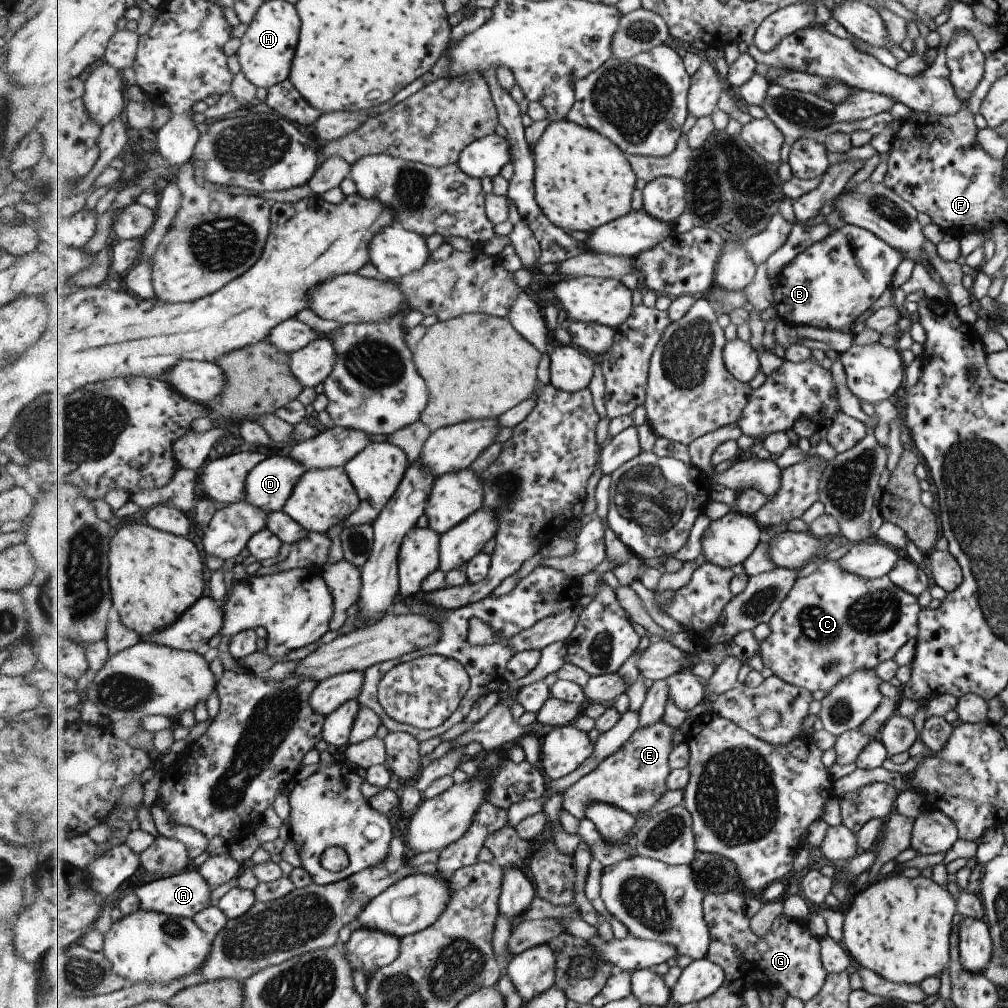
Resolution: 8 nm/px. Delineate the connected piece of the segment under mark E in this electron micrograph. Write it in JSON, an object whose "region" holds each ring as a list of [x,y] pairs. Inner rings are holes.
{"region":[[[662,720],[646,727],[640,726],[614,755],[568,788],[563,794],[565,810],[580,821],[587,818],[585,805],[591,802],[610,804],[636,817],[651,811],[670,790],[667,784],[672,771],[670,756],[676,747],[673,734],[675,728]]]}

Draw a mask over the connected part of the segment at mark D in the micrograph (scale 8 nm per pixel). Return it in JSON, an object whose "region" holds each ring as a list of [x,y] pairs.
{"region":[[[289,454],[271,455],[251,471],[246,486],[248,495],[243,502],[254,504],[268,513],[281,511],[309,470],[311,468]]]}

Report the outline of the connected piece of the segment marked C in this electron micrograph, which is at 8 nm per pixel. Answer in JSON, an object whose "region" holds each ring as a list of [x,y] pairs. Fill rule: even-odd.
{"region":[[[826,560],[826,562],[821,564],[814,573],[797,579],[795,586],[793,586],[791,592],[789,592],[789,596],[783,600],[779,610],[771,619],[769,624],[771,632],[766,639],[758,643],[750,630],[742,630],[741,632],[737,632],[737,636],[728,644],[729,655],[733,656],[733,658],[742,660],[744,663],[747,663],[749,658],[759,651],[758,653],[762,659],[762,666],[769,668],[775,676],[785,680],[785,682],[801,688],[806,688],[811,692],[815,692],[815,690],[829,690],[829,688],[833,687],[839,679],[853,674],[855,671],[874,669],[880,662],[893,658],[895,652],[897,652],[897,650],[899,650],[899,648],[901,648],[901,646],[903,646],[903,644],[905,644],[909,638],[916,636],[918,631],[919,611],[920,608],[917,605],[916,596],[907,594],[907,592],[901,590],[898,586],[895,586],[891,580],[887,578],[887,575],[883,575],[882,577],[877,577],[874,579],[864,579],[863,577],[858,577],[857,575],[843,571],[839,568],[837,561]]]}

